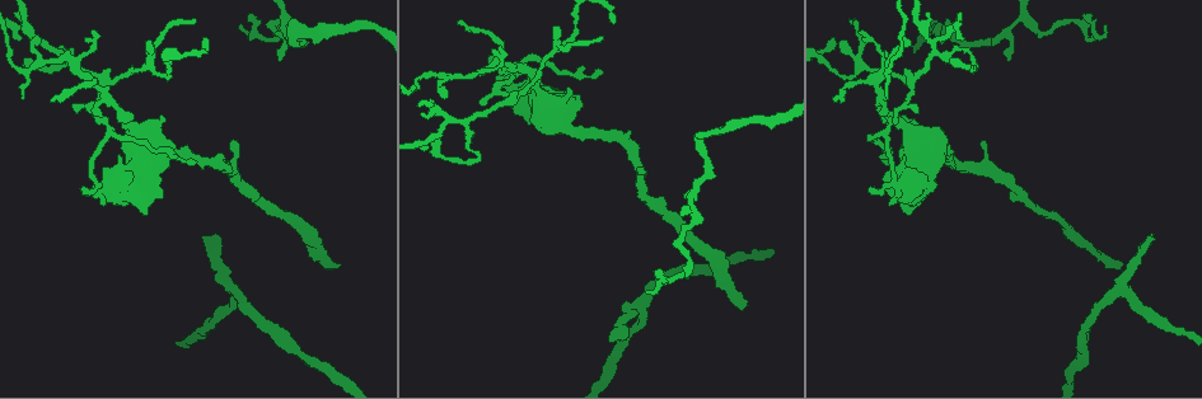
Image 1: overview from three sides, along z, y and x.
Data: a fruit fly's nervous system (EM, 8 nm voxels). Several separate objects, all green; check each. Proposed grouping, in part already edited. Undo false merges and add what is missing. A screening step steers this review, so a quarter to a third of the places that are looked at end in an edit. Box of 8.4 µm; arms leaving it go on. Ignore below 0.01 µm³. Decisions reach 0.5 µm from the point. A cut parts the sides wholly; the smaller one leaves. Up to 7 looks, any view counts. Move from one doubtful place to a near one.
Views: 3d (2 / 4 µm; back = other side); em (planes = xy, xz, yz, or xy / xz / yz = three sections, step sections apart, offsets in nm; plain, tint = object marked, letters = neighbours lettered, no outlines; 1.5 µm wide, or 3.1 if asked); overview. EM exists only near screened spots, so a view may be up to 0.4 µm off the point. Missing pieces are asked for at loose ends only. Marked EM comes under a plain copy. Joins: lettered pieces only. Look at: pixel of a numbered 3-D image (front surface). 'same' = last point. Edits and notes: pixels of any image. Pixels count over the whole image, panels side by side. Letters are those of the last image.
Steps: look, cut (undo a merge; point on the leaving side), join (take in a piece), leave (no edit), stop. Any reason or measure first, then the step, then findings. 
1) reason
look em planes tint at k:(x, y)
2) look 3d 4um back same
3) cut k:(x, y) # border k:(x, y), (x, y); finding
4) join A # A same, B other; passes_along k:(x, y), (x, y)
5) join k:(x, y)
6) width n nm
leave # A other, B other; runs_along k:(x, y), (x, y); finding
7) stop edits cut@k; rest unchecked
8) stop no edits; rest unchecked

abrupt turn
look em planes letters at 1:(109, 101)

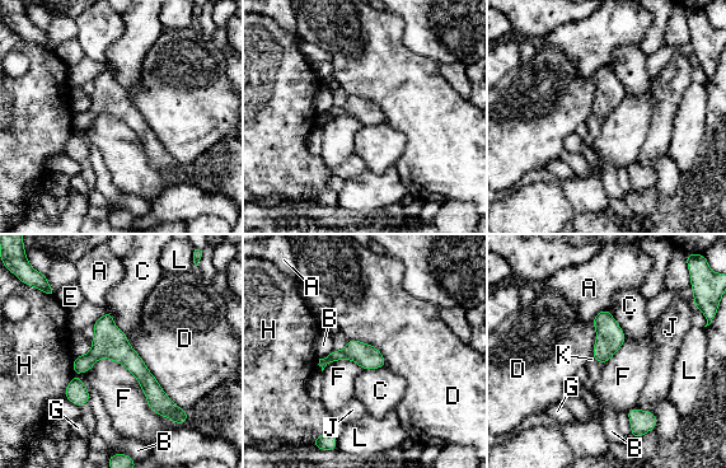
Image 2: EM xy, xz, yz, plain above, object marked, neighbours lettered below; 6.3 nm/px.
width 160 nm
leave # A other, B other, C other, D other, E other, F other, G other, H other, J other, K other, L other; border 2:(87, 371), (120, 363), (177, 424); continuous, no second neuron

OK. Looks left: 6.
branch stops here
look 3d 2um at 1:(613, 334)

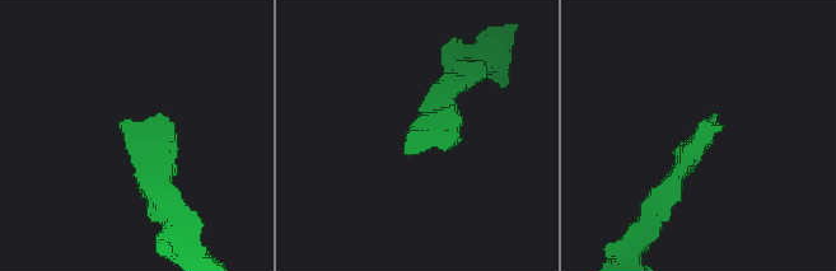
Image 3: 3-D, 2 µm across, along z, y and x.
look em planes letters at 3:(703, 121)

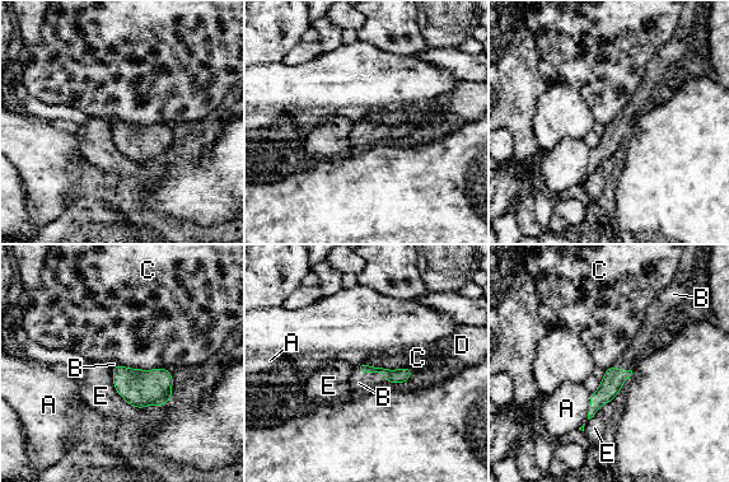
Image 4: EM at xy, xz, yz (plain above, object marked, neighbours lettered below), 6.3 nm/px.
join B # A other, B same, C other, D other, E other; passes_along 4:(403, 374), (377, 371), (359, 383); it goes on there

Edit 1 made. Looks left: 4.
redraw
look overview

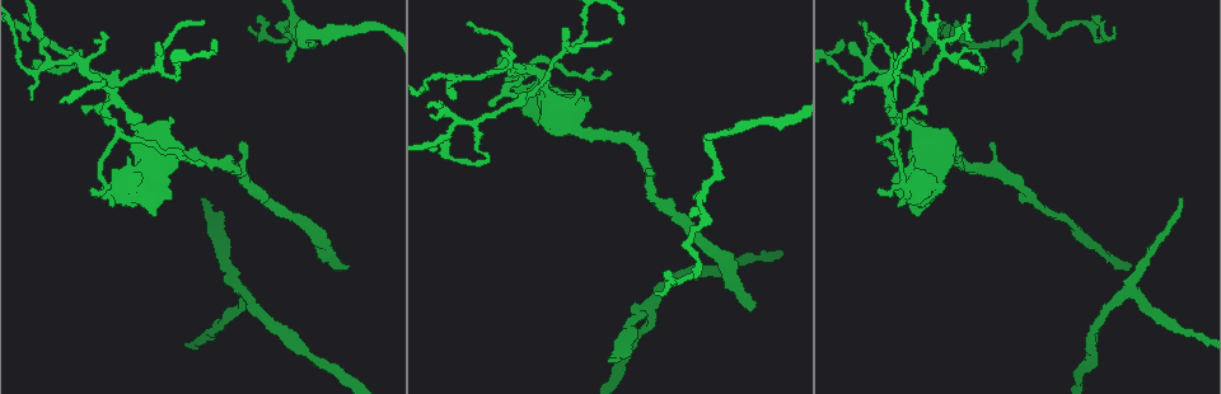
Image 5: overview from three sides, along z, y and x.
branch stops here
look 3d 2um at 5:(693, 198)

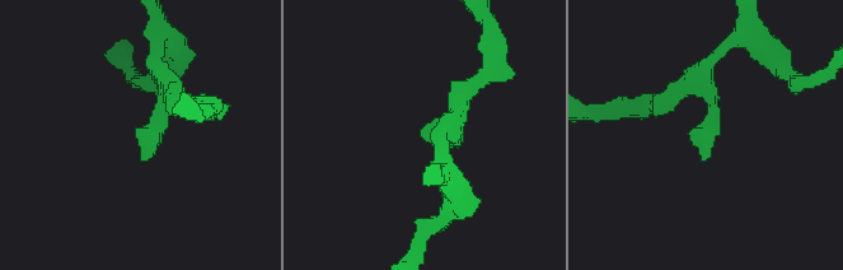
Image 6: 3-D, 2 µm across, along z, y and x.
look em xy step 8 letters at 6:(424, 131)

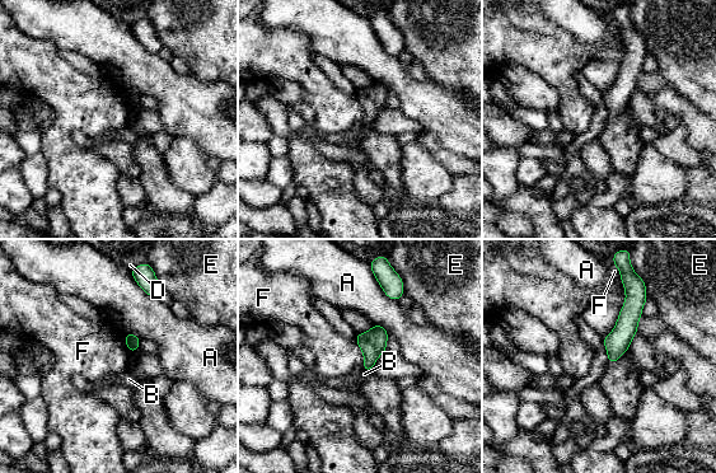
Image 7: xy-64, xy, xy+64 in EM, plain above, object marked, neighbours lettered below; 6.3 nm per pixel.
cut it another way
look em planes letters same

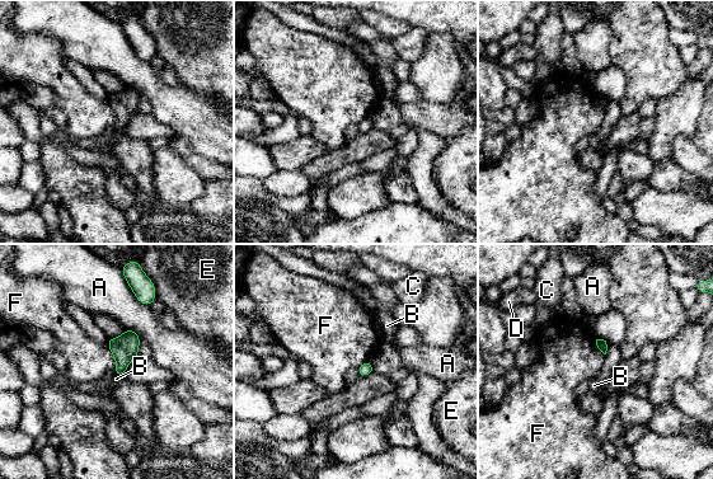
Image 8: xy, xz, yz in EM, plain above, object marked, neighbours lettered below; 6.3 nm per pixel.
leave # A other, B other, C other, D other, E other, F other; none of them fits

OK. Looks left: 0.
stop edits join@4; rest unchecked

